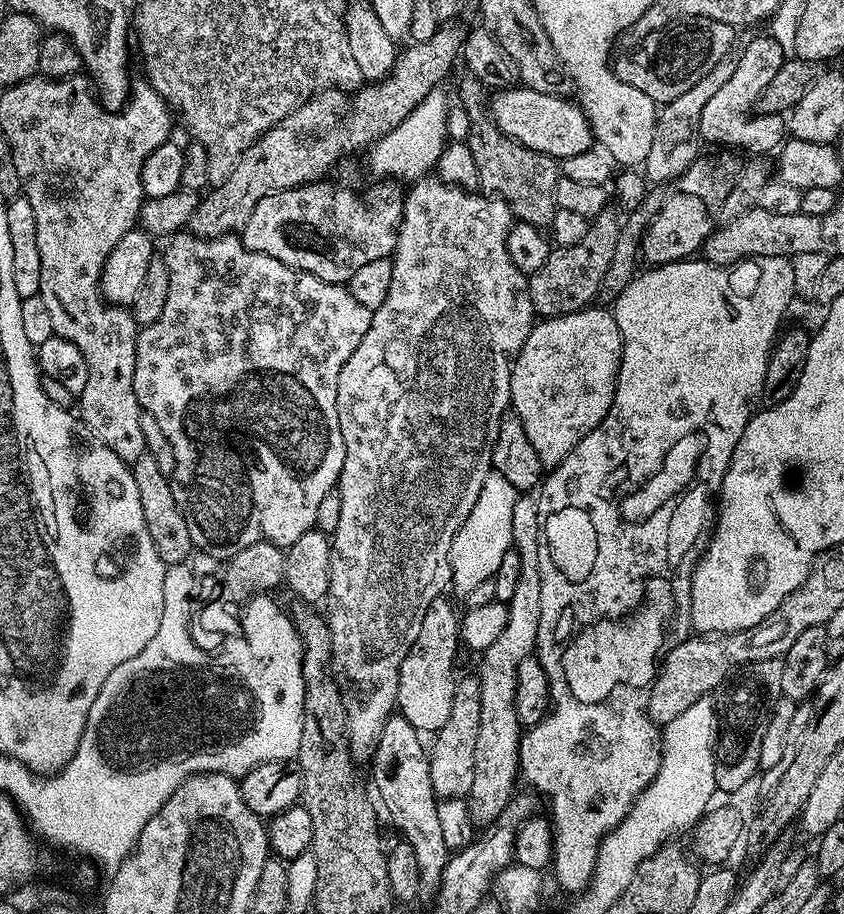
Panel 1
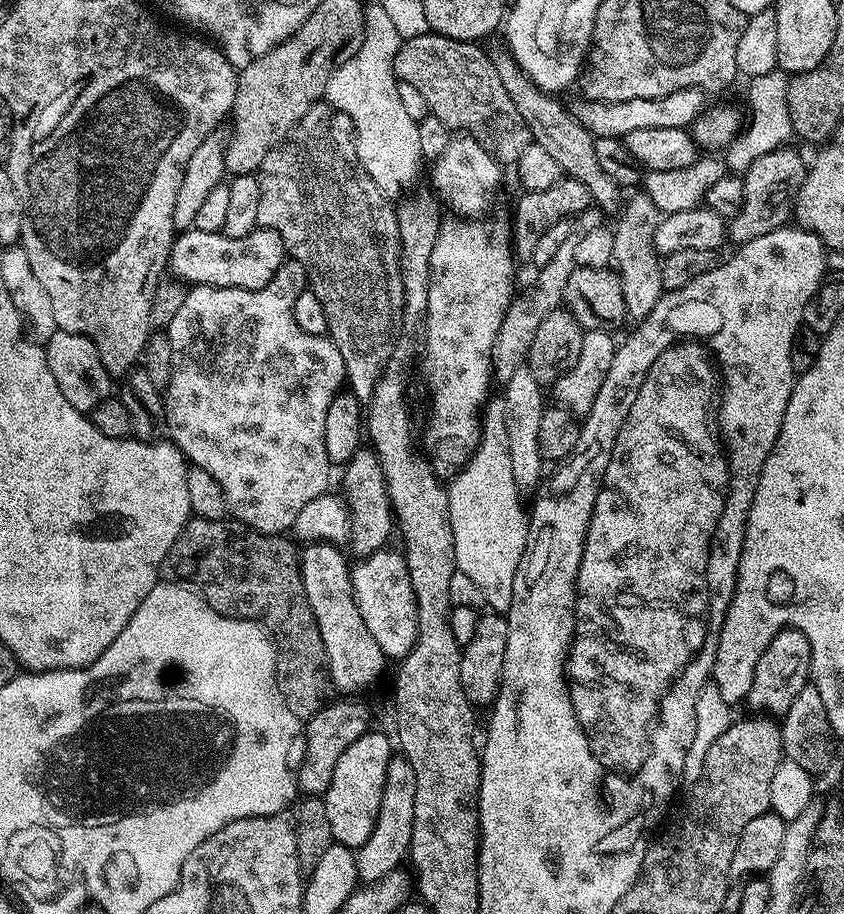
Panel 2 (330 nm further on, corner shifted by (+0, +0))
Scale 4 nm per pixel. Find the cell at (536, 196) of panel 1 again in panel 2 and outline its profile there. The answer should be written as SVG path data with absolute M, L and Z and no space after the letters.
M429 31L401 43L394 58L396 74L401 81L410 83L422 94L431 115L442 118L448 128L474 137L501 165L512 166L519 161L522 150L534 142L532 132L526 126L522 114L518 114L518 106L514 106L510 94L506 94L506 86L502 86L502 78L498 78L495 63L480 47L476 42L446 38Z

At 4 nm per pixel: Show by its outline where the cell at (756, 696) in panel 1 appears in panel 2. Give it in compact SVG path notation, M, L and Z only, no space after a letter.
M783 628L766 646L766 654L758 658L758 666L754 666L754 682L750 682L750 694L746 701L747 707L752 707L751 711L756 714L767 714L773 718L783 718L790 710L794 698L798 698L803 687L810 683L812 675L812 651L810 642L804 632L799 632L797 628Z

